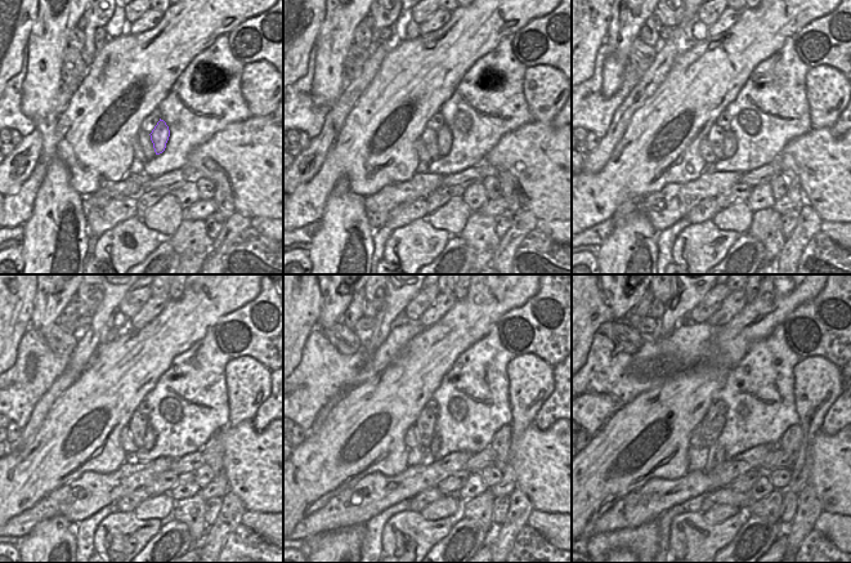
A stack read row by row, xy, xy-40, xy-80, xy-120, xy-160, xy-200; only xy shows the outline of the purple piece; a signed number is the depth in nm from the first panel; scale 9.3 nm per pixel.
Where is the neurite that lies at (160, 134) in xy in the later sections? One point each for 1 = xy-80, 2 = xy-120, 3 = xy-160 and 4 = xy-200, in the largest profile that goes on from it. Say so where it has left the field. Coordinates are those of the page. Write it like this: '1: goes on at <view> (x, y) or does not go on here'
1: goes on at xy-80 (730, 142)
2: goes on at xy-120 (149, 439)
3: goes on at xy-160 (434, 446)
4: goes on at xy-200 (716, 456)

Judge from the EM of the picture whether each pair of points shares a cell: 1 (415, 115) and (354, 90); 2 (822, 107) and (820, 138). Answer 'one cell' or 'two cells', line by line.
1: two cells
2: two cells

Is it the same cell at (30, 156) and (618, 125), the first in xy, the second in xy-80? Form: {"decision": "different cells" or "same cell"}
{"decision": "same cell"}

